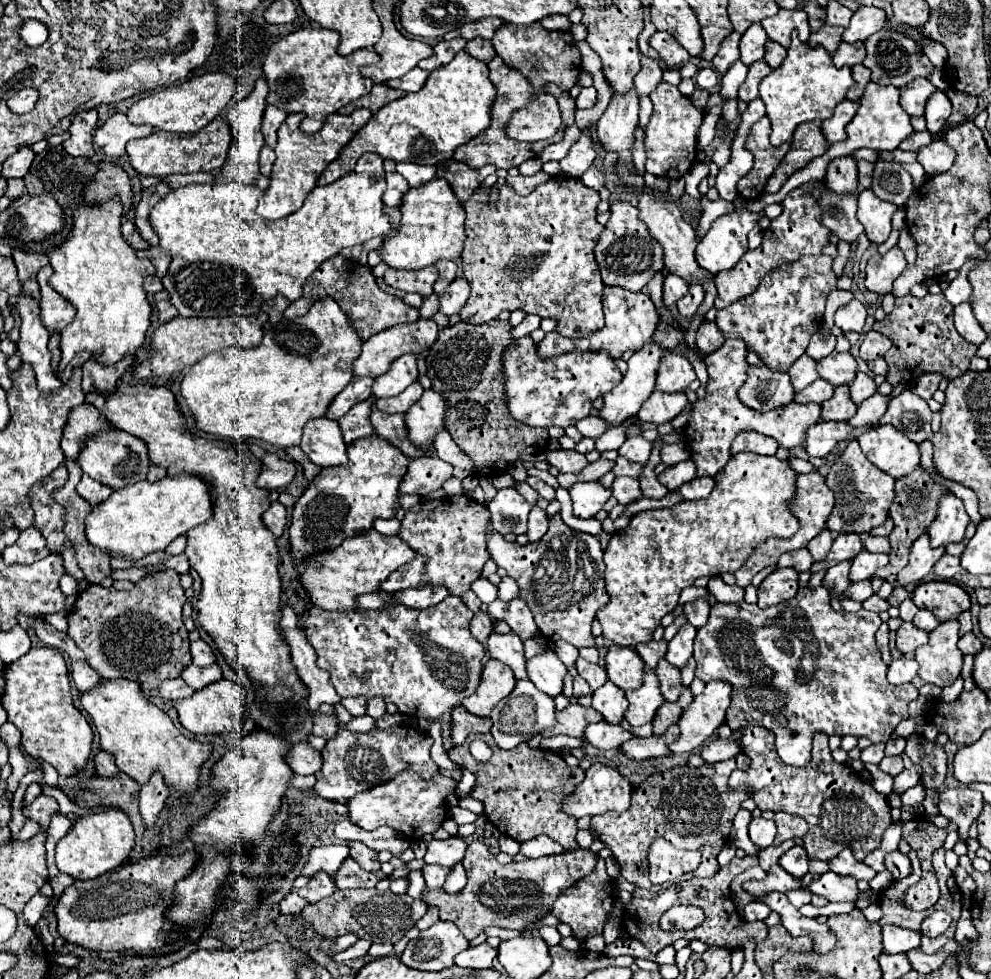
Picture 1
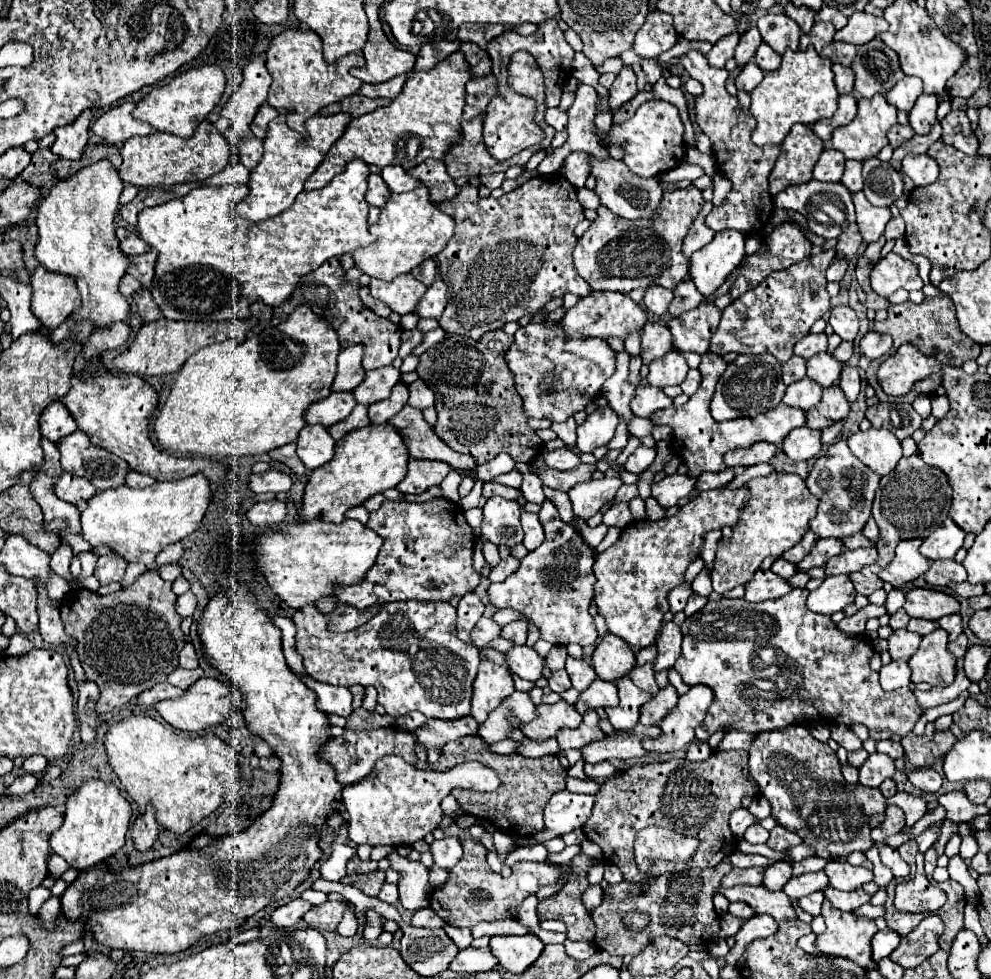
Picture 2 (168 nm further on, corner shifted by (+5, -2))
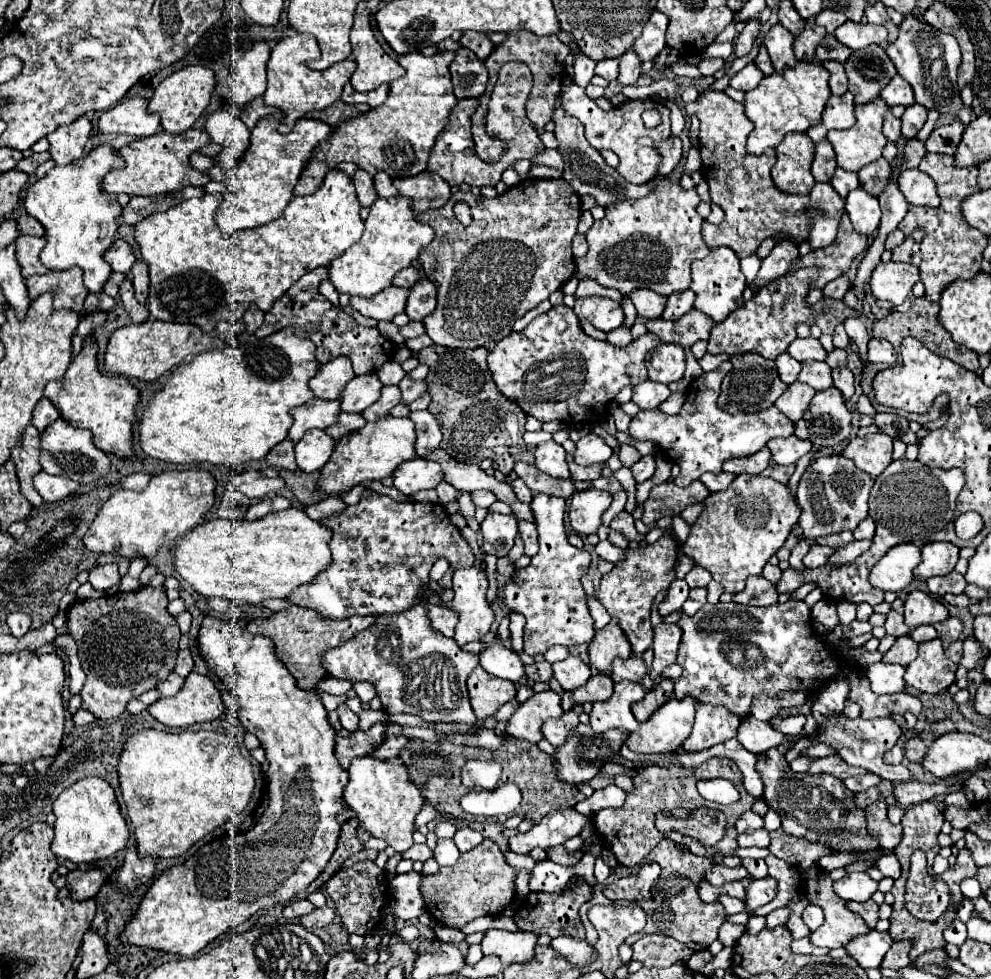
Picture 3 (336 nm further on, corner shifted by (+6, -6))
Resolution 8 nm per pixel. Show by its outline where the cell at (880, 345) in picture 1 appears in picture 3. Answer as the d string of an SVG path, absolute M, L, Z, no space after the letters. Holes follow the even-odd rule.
M871 339L869 341L869 361L871 363L887 363L893 365L897 359L897 353L893 349L893 345L885 339Z

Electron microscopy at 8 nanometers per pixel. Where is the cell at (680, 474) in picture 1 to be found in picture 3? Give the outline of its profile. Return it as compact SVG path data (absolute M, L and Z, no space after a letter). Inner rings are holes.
M671 481L655 485L651 489L649 499L645 501L645 511L643 511L641 521L645 525L649 525L661 517L679 515L685 507L705 501L705 497L709 493L711 491L705 489L705 485L701 481L693 481L689 487L679 487Z

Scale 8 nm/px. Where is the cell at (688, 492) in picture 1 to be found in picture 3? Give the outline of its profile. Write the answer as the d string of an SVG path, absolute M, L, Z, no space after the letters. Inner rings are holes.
M703 473L701 475L701 481L707 485L707 489L709 491L723 491L723 489L727 489L729 485L731 485L731 481L733 481L735 477L731 475L731 473Z

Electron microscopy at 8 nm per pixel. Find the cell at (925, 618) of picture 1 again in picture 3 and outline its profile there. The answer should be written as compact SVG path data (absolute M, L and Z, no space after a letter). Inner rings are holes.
M921 625L917 629L911 631L911 637L917 641L917 643L925 643L925 641L933 641L937 637L937 631L933 625Z

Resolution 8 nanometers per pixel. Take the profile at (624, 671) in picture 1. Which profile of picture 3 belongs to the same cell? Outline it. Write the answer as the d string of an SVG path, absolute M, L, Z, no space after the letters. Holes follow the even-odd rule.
M615 621L605 625L603 629L597 629L593 641L589 643L591 667L595 667L599 671L609 671L615 657L627 659L629 655L631 655L629 639L625 637L619 623L615 623Z

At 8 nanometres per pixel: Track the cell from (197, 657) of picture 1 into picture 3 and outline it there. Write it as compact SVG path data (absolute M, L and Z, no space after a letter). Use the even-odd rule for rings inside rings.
M179 651L177 655L177 665L175 665L175 671L181 675L181 677L187 677L193 669L193 659L191 659L191 651Z

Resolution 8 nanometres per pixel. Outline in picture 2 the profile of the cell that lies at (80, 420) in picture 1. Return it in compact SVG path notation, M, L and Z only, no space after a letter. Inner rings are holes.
M58 401L48 405L46 411L42 413L40 429L42 429L42 435L54 443L58 443L62 437L68 437L70 433L78 431L78 427L74 425L74 419L70 417L66 405L62 405Z

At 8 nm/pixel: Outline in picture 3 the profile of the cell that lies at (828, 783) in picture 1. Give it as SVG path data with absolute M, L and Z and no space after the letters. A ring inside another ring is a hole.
M779 745L759 755L757 771L763 777L765 793L763 799L769 809L777 811L783 821L783 831L795 837L807 837L813 843L823 843L833 851L867 851L879 849L877 839L873 839L865 829L865 813L855 807L853 793L833 775L807 775L793 773L785 761L785 751L791 745Z

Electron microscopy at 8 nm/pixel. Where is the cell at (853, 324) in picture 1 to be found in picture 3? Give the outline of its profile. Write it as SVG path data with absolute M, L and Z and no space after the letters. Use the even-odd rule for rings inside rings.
M843 325L835 327L835 331L833 331L833 345L835 345L835 349L845 349L849 345L849 337L847 337Z

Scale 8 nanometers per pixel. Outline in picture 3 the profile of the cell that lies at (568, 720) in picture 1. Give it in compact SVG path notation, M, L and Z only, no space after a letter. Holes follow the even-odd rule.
M555 691L535 693L529 701L521 703L507 721L507 733L517 739L527 739L537 743L543 739L541 725L547 719L557 719L563 715L561 697Z

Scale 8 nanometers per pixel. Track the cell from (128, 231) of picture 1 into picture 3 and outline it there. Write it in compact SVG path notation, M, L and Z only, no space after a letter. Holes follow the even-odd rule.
M115 239L113 245L105 251L105 261L111 265L113 271L127 275L131 271L131 265L135 263L135 257L131 253L131 247L125 241Z

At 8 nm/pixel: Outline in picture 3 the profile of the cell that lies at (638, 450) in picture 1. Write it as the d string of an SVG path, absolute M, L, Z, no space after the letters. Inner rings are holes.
M645 455L641 461L637 461L633 467L633 477L637 483L643 483L647 479L651 479L655 475L655 457L653 455Z

